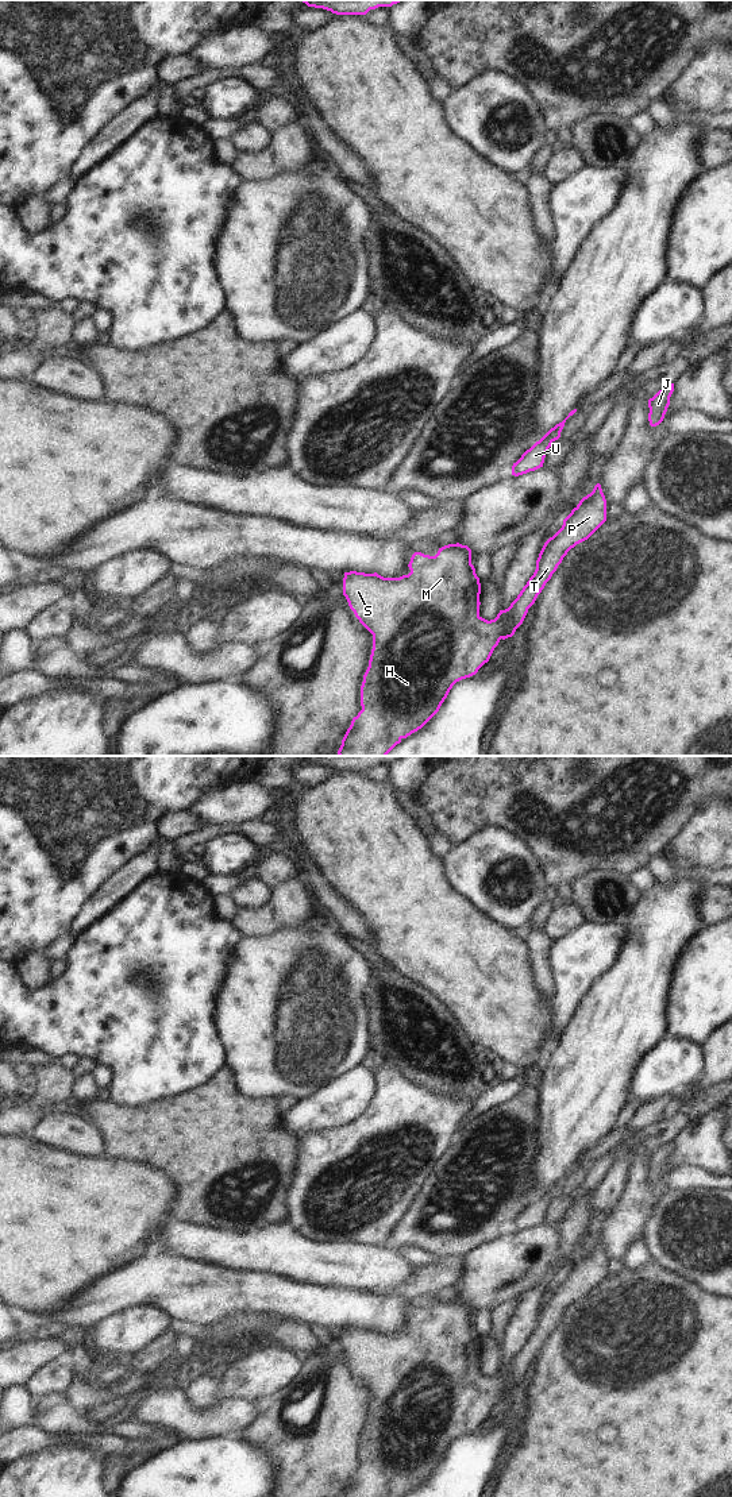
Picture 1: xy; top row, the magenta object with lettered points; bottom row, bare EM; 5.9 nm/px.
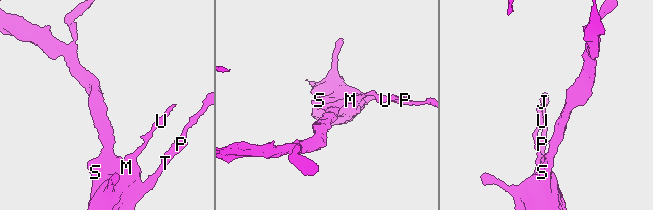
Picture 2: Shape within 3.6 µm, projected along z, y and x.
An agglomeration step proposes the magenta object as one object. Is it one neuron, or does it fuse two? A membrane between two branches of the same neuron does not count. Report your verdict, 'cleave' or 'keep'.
keep

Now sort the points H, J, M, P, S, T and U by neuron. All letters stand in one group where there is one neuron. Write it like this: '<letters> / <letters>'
H J M P S T U

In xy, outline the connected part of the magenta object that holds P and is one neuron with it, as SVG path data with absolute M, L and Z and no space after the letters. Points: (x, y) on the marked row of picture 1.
M597 483L563 520L562 528L544 543L536 560L536 570L517 598L490 621L479 616L481 583L467 545L448 544L439 548L435 556L415 552L408 564L411 572L400 578L384 578L377 572L344 572L343 595L359 622L373 634L373 649L361 686L362 710L352 718L338 755L386 756L402 738L421 729L439 711L452 686L475 675L489 661L500 640L515 634L567 552L587 540L605 521L606 499L601 485Z

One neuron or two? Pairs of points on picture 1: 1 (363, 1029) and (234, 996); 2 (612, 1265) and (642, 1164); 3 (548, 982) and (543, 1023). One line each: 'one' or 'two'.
1: one
2: two
3: two

